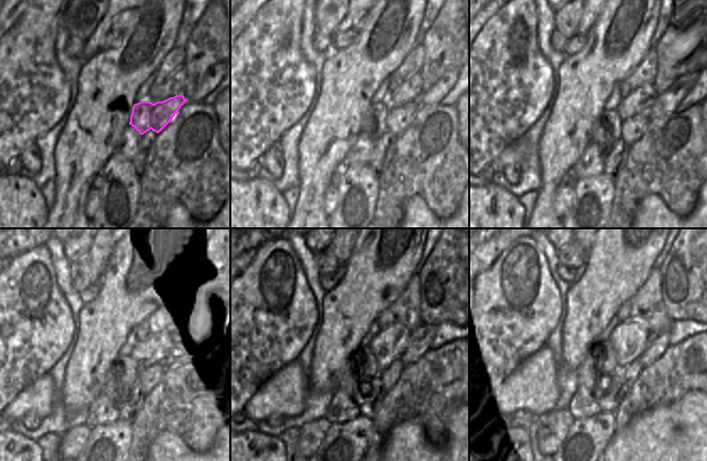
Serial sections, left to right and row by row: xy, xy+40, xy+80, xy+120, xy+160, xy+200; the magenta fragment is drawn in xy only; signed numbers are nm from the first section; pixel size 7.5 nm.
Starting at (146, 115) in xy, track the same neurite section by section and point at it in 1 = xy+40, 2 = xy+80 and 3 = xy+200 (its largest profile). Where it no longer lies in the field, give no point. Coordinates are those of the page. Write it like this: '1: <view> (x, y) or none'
1: xy+40 (380, 118)
2: xy+80 (609, 127)
3: xy+200 (604, 394)

